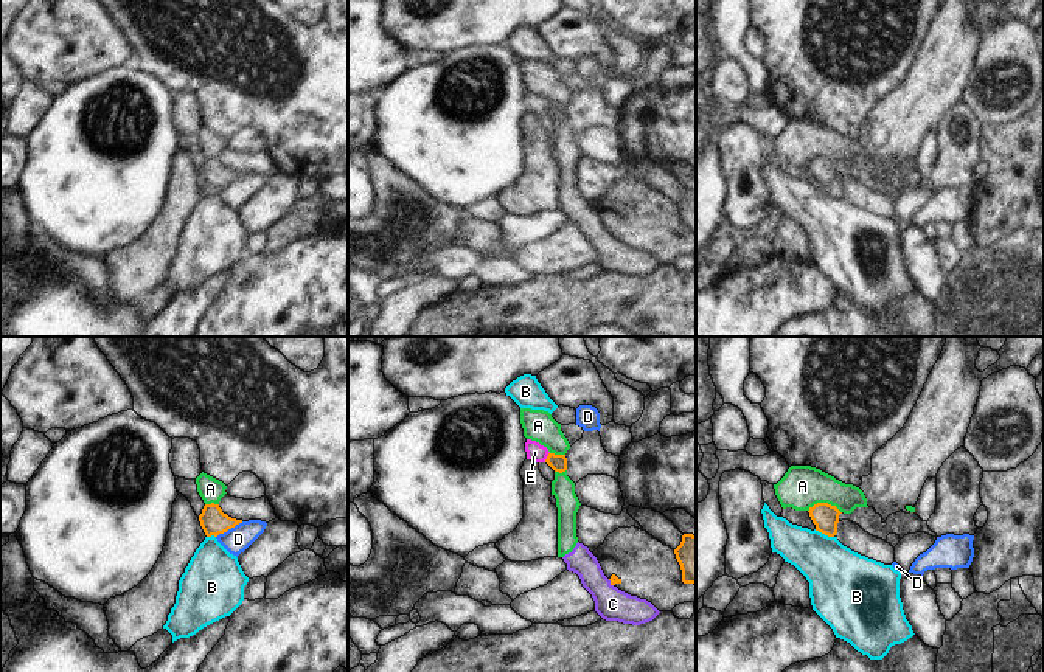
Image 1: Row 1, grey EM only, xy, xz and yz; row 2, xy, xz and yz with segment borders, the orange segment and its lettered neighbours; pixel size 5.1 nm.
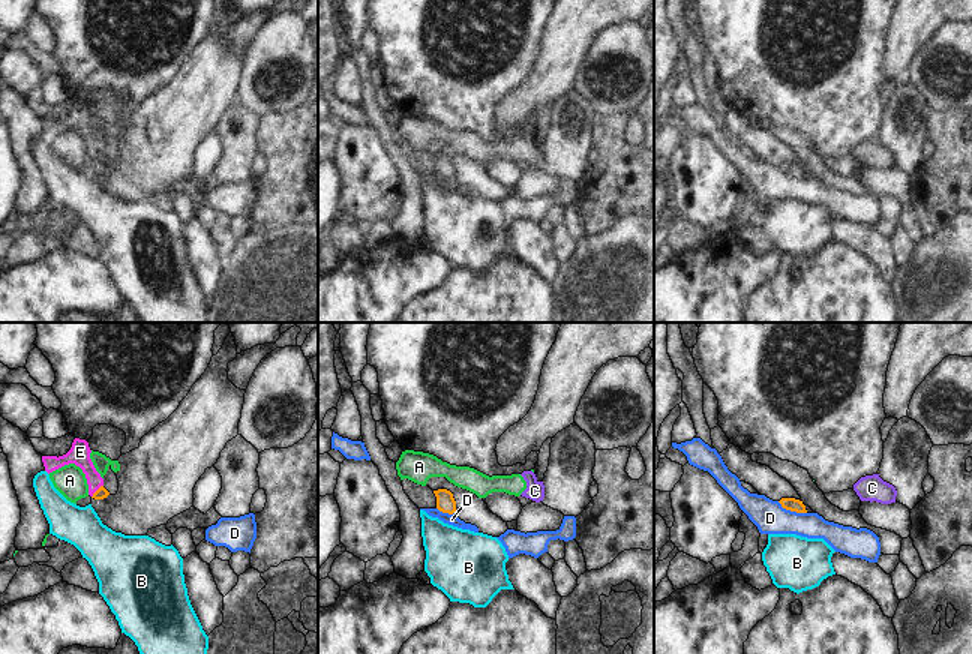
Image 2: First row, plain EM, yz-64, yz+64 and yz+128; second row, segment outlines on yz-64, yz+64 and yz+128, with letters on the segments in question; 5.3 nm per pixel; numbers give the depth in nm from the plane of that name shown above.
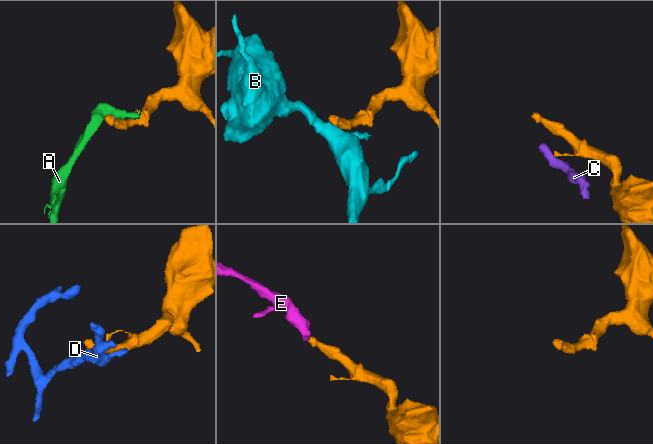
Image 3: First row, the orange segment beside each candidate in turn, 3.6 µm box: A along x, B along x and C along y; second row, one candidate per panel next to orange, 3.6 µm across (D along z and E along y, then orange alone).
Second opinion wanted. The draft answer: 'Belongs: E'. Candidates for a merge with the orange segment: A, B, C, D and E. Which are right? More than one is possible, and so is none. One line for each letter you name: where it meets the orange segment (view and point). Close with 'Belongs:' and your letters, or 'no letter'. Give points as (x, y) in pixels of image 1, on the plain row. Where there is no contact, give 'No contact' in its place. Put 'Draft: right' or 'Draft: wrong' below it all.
E: Touches orange at xz (547, 109)
Belongs: E
Draft: right

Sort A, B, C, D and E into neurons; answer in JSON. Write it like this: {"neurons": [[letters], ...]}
{"neurons": [["A", "C"], ["B"], ["D"], ["E"]]}

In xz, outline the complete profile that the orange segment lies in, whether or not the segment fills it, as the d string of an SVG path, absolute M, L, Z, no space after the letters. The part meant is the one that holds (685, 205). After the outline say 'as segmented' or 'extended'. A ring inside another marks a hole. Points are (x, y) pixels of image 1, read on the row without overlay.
M684 186L674 206L682 222L682 234L696 237L696 188Z; as segmented

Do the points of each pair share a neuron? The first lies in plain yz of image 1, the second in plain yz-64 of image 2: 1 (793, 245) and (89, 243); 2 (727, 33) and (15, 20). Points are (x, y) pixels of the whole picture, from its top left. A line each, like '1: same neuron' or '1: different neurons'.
1: same neuron
2: same neuron

